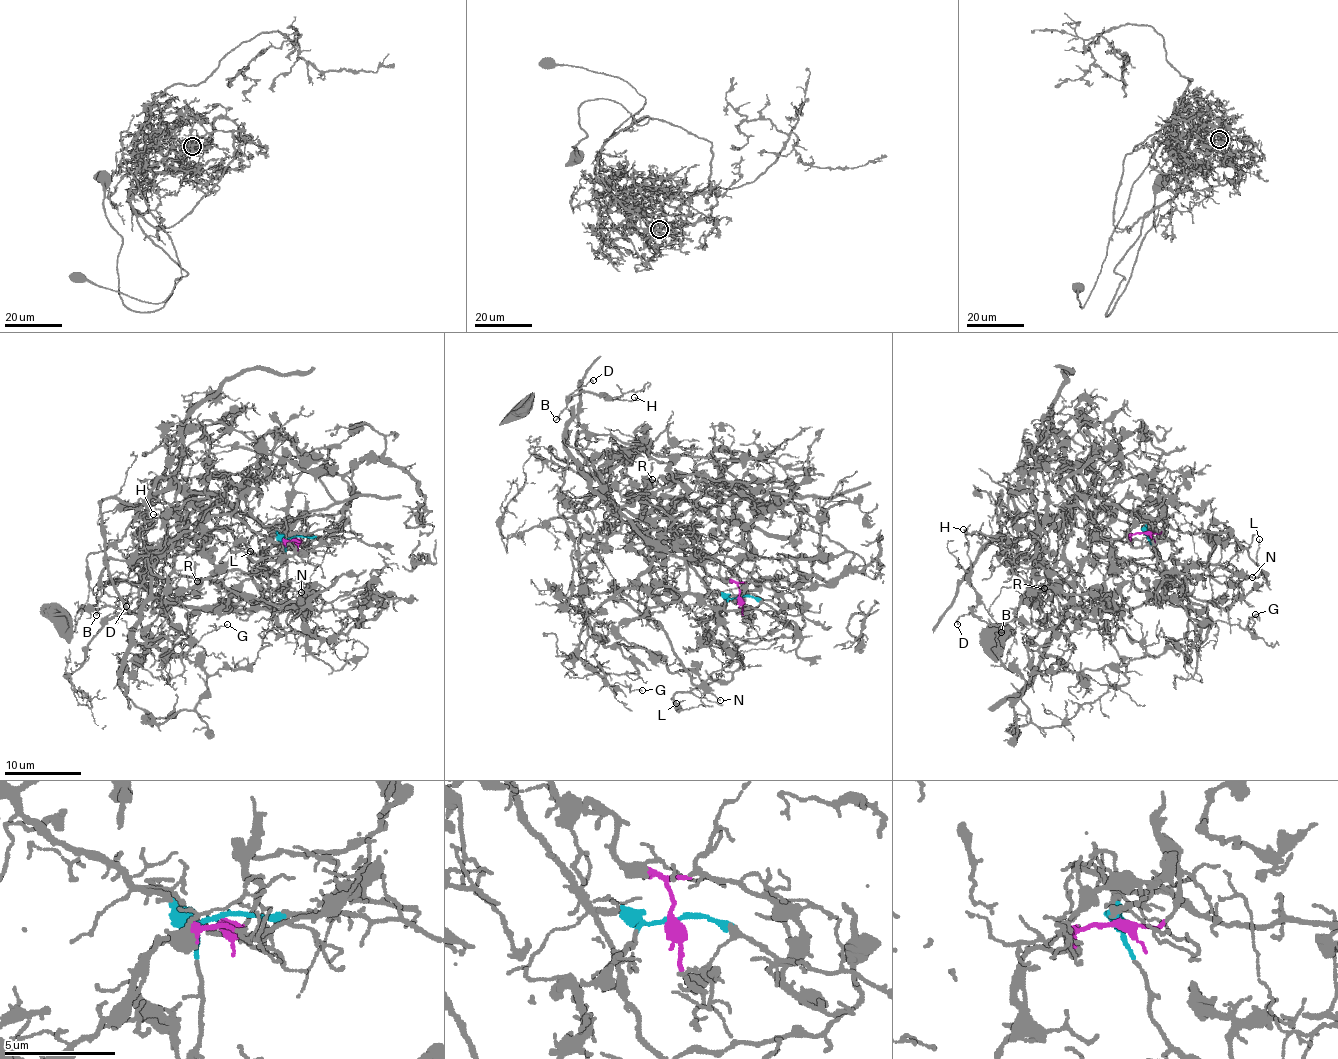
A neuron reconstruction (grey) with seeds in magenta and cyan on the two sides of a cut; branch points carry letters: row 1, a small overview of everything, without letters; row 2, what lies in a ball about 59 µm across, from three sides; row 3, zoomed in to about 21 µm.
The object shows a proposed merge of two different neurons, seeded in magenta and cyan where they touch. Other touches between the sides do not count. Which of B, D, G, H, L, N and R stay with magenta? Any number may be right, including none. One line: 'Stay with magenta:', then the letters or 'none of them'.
Stay with magenta: R

